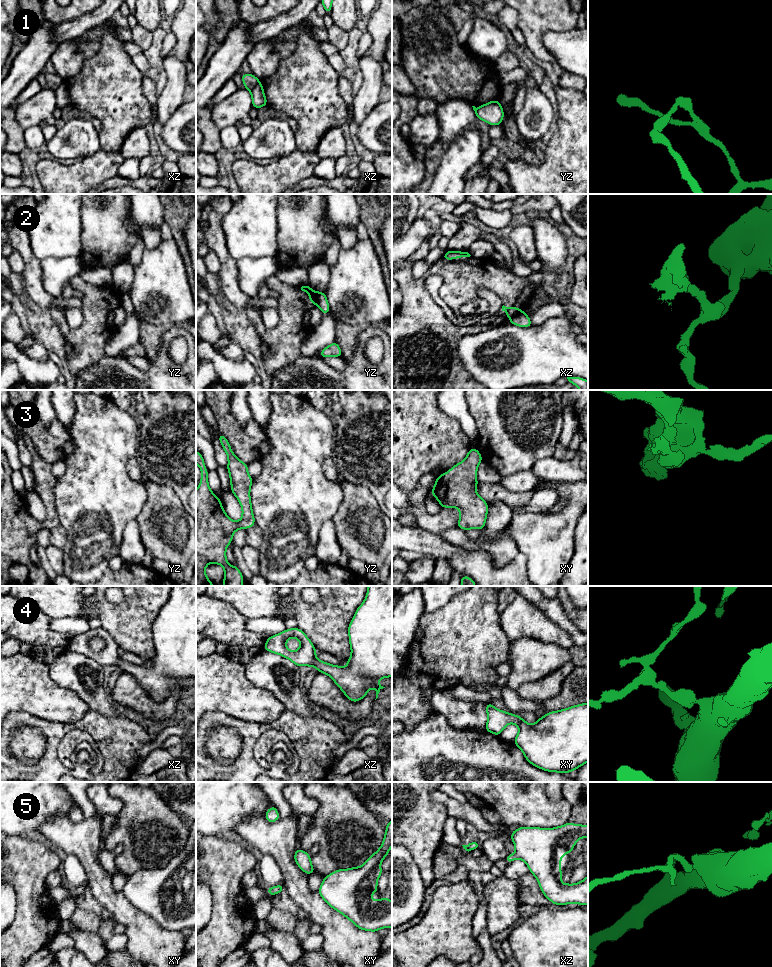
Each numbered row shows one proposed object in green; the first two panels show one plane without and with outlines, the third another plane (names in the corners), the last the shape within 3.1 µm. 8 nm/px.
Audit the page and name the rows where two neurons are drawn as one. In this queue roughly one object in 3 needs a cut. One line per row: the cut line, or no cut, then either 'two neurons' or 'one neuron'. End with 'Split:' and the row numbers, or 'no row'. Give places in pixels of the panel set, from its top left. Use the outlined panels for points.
1: cut in xz along (259, 81), (249, 90); two neurons
2: cut in yz along (316, 292), (315, 299), (312, 302); two neurons
3: no cut; one neuron
4: no cut; one neuron
5: no cut; one neuron
Split: 1, 2

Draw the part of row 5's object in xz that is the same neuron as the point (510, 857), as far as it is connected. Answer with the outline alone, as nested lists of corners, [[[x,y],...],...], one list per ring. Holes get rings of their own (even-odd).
[[[568,822],[551,829],[520,827],[511,832],[516,851],[505,861],[509,864],[515,859],[523,860],[537,878],[543,895],[552,904],[588,905],[588,875],[576,884],[561,882],[561,858],[566,853],[570,854],[582,837],[588,838],[588,825]]]

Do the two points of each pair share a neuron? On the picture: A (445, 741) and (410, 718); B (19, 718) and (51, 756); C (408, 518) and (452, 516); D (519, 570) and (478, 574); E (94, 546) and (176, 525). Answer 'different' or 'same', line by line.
A: different
B: same
C: different
D: same
E: different

